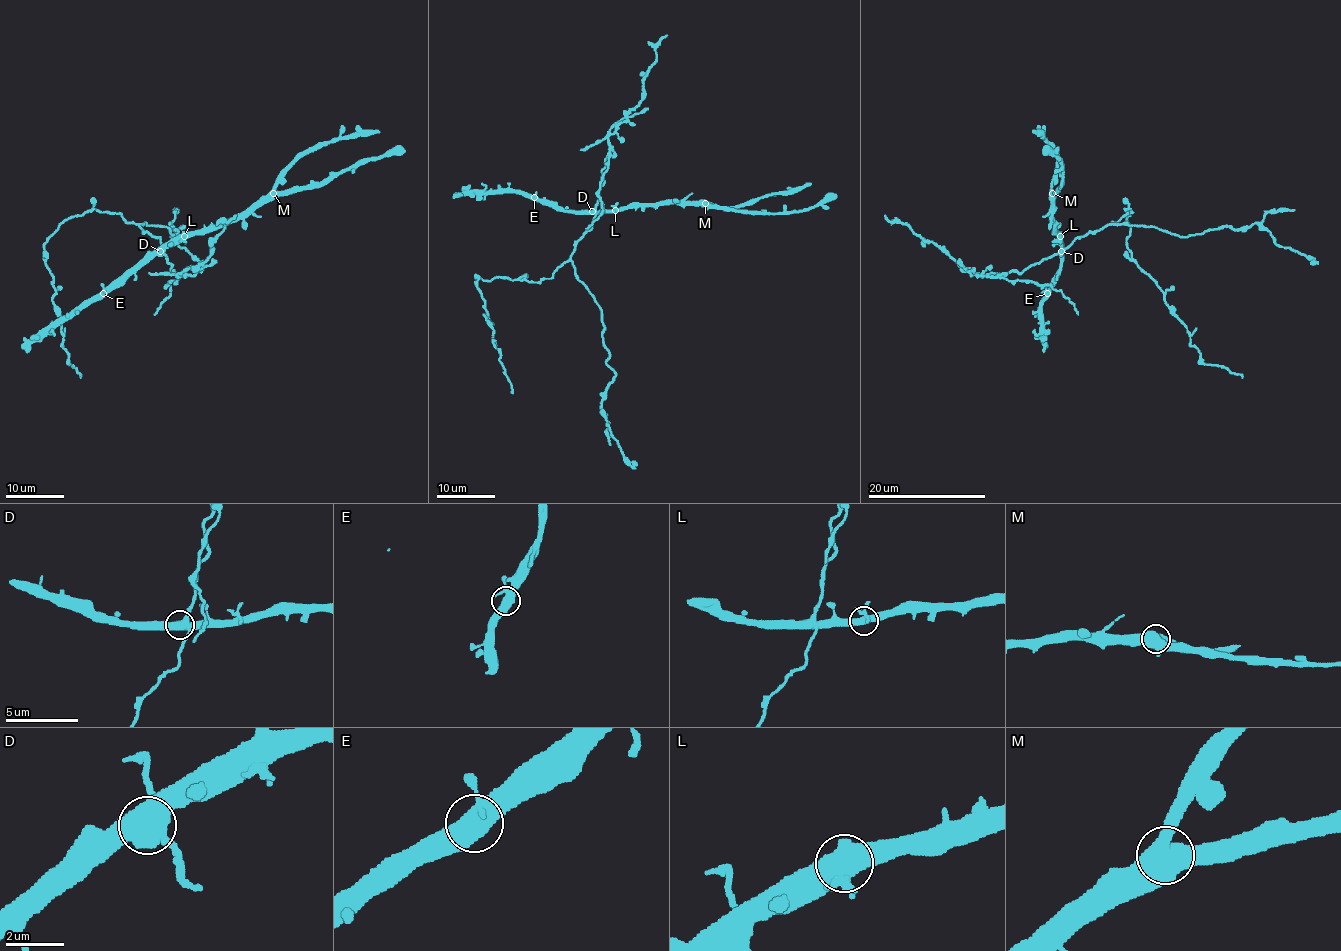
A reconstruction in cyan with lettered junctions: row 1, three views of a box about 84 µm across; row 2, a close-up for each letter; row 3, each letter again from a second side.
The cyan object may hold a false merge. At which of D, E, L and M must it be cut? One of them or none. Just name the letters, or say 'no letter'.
D

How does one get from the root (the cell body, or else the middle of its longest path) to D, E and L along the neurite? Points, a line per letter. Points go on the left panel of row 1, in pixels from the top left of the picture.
D: (139, 226), (160, 238), (163, 248), (160, 251)
E: (139, 226), (159, 236), (163, 248), (148, 252), (103, 293)
L: (139, 226), (159, 236), (164, 248), (175, 245), (184, 236)

